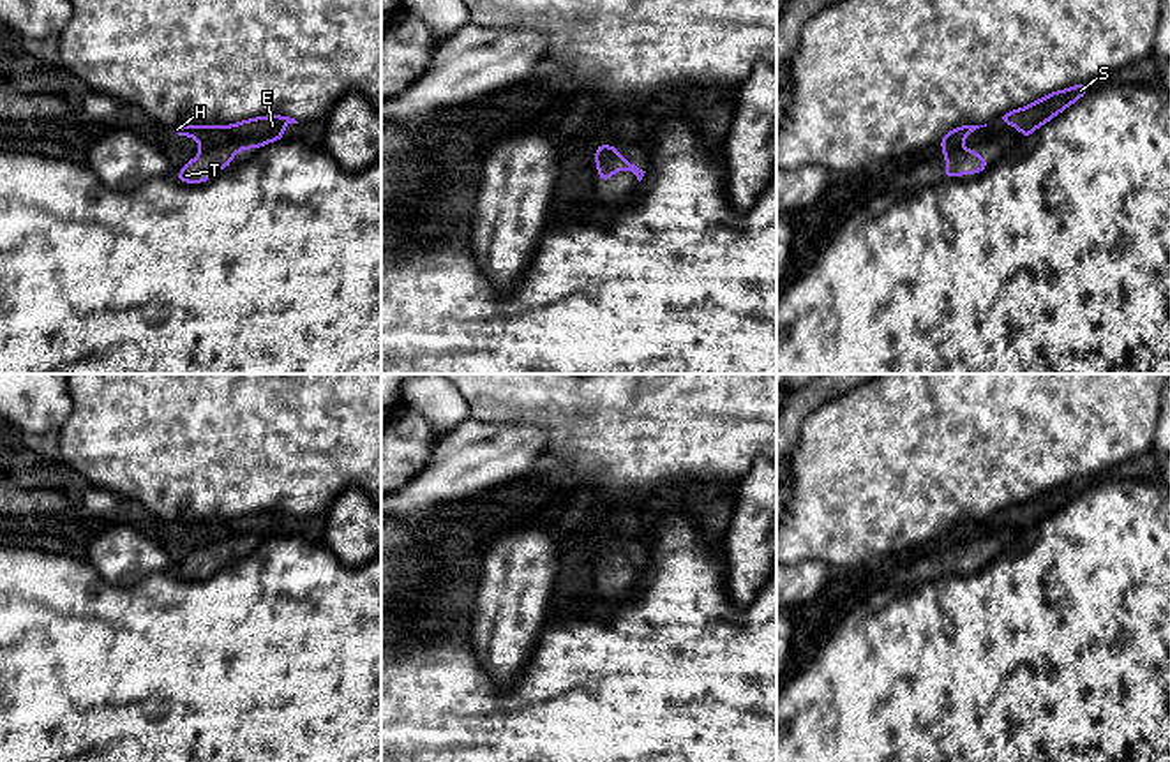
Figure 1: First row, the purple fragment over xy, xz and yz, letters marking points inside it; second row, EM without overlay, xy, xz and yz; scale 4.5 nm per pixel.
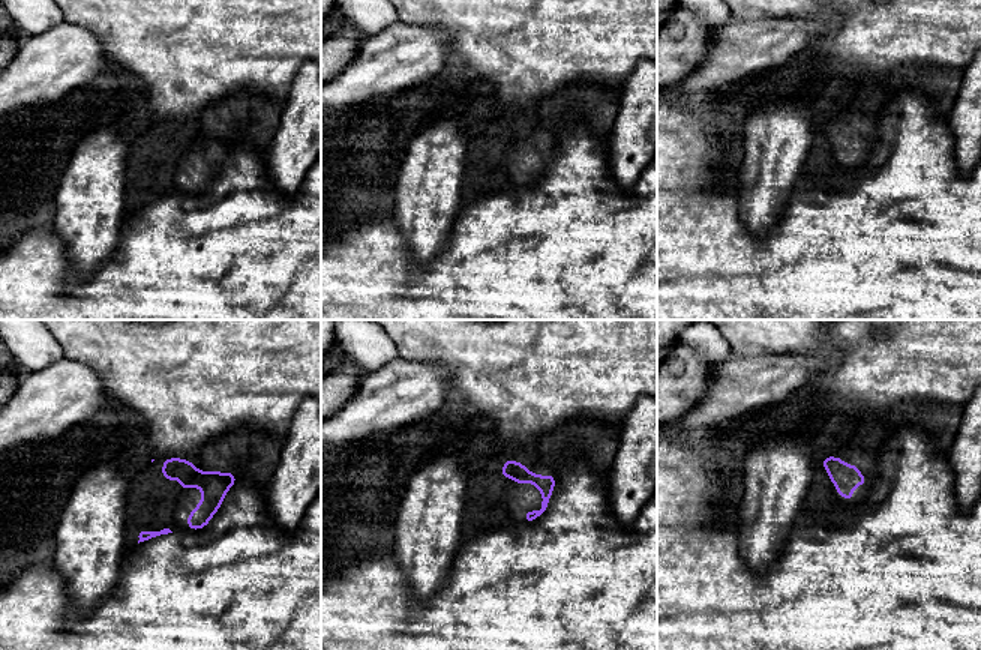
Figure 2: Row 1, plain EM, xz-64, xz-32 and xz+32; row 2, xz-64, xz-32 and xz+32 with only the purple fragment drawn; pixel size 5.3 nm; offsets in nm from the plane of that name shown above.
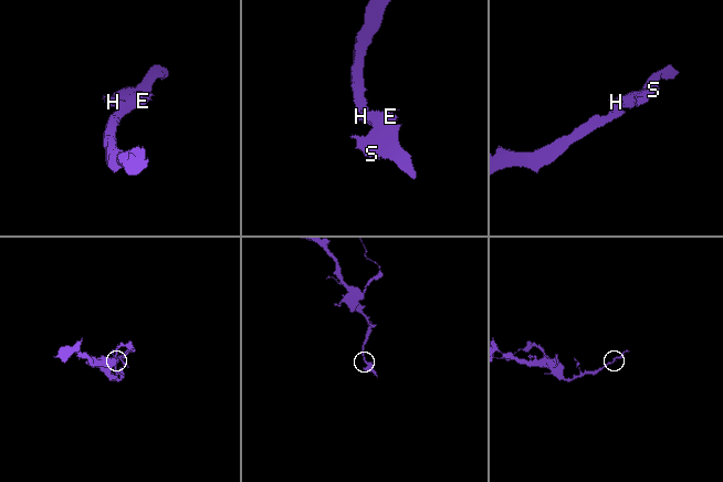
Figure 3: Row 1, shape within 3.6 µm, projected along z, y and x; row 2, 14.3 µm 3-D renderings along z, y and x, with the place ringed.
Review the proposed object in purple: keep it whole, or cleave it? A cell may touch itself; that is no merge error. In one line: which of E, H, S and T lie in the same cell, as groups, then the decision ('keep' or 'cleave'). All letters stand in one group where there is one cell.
E H S T | keep

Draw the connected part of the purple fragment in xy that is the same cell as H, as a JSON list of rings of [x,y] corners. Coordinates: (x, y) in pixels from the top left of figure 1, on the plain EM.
[[[265,510],[247,513],[231,520],[173,520],[176,533],[194,533],[199,550],[173,568],[182,579],[206,579],[217,566],[231,561],[233,552],[247,543],[261,543],[284,534],[288,519],[298,519],[286,510]]]

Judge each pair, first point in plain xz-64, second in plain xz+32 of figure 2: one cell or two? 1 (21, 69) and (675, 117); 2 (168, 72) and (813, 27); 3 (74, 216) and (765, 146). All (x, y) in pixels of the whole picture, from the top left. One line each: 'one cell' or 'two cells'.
1: two cells
2: two cells
3: one cell

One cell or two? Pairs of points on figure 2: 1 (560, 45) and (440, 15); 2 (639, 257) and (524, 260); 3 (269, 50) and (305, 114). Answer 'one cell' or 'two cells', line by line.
1: one cell
2: one cell
3: two cells

